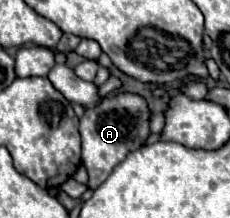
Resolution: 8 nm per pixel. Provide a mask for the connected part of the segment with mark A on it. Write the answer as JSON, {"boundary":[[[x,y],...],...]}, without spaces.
{"boundary":[[[120,92],[112,98],[104,98],[96,108],[86,108],[80,118],[80,136],[82,136],[82,164],[88,170],[88,186],[94,190],[104,182],[112,168],[124,160],[128,150],[138,150],[148,138],[148,108],[144,98]]]}

